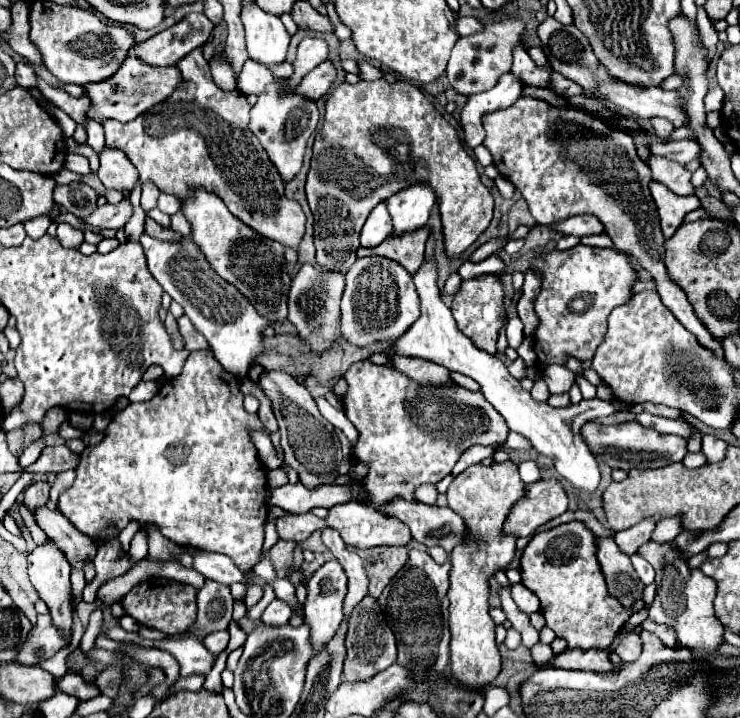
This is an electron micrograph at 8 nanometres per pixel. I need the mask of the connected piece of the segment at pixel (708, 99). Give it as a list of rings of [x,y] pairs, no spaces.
[[[717,86],[717,88],[707,92],[707,96],[705,96],[705,110],[713,112],[713,110],[721,110],[721,106],[723,106],[723,90]]]

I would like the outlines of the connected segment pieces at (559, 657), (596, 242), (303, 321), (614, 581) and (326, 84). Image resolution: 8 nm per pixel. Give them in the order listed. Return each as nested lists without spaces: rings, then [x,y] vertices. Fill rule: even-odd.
[[[563,650],[561,654],[555,654],[555,658],[547,664],[553,668],[565,668],[565,670],[593,670],[593,672],[617,672],[617,664],[611,662],[609,650]]]
[[[607,234],[591,235],[581,238],[581,244],[599,248],[613,248],[614,244]]]
[[[303,264],[297,276],[293,278],[289,292],[289,322],[295,326],[299,338],[303,338],[311,346],[311,354],[325,352],[335,340],[343,288],[345,288],[343,272],[323,270],[313,264]]]
[[[595,538],[595,542],[597,542],[597,560],[605,576],[609,594],[617,598],[625,608],[631,608],[631,604],[641,598],[645,586],[637,578],[629,556],[619,550],[613,538]]]
[[[321,62],[307,76],[303,76],[301,84],[293,88],[293,94],[301,94],[309,100],[319,100],[331,88],[335,80],[335,68],[331,62]]]

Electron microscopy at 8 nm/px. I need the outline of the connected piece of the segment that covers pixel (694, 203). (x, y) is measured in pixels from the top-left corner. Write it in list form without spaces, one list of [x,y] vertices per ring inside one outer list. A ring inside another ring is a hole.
[[[657,182],[651,184],[651,194],[653,194],[653,200],[657,204],[660,227],[665,238],[671,238],[675,234],[675,230],[681,226],[687,212],[701,206],[699,198],[695,198],[695,196],[691,196],[691,198],[677,196],[667,186],[661,186]]]

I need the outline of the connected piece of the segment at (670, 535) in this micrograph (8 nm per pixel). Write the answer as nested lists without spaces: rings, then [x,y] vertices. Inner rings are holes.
[[[669,518],[669,520],[661,520],[655,530],[653,530],[653,536],[651,540],[653,542],[671,542],[677,534],[681,532],[681,524],[677,522],[677,518]]]

